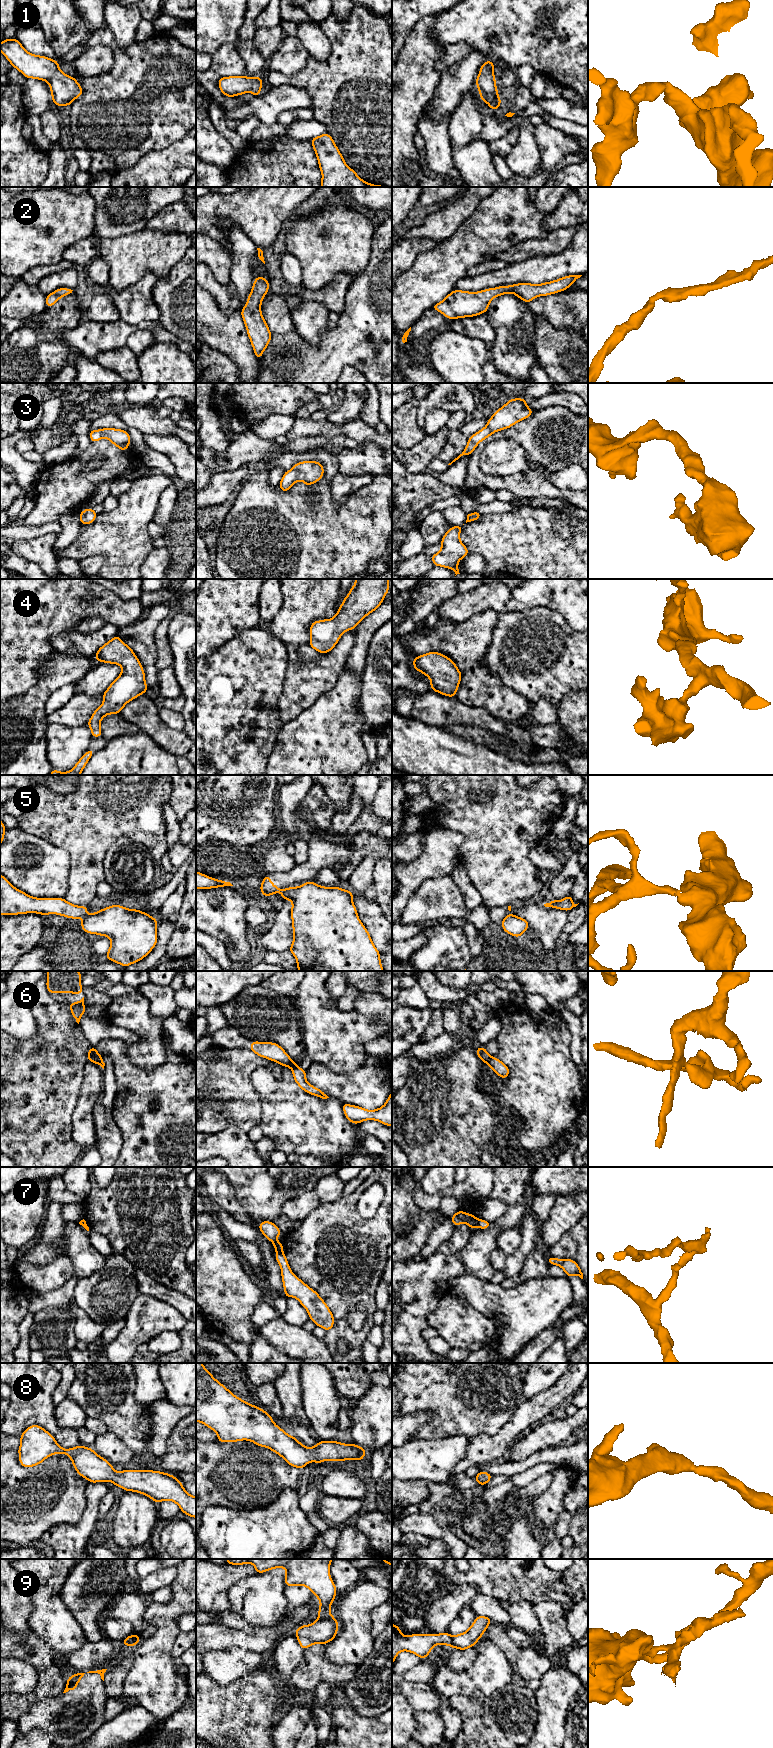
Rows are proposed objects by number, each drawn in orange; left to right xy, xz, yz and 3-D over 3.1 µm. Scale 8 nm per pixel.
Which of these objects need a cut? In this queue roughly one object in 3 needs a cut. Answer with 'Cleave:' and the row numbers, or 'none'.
Cleave: 5, 6, 7, 9

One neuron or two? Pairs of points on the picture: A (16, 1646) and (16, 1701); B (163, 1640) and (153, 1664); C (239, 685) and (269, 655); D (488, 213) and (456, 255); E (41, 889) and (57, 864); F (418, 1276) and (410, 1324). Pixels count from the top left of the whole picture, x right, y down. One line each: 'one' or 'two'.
A: one
B: one
C: one
D: one
E: one
F: one

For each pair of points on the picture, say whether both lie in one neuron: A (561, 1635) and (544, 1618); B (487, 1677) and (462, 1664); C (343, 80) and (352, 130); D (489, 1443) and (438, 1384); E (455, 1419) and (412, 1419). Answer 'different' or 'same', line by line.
A: same
B: different
C: same
D: different
E: different

